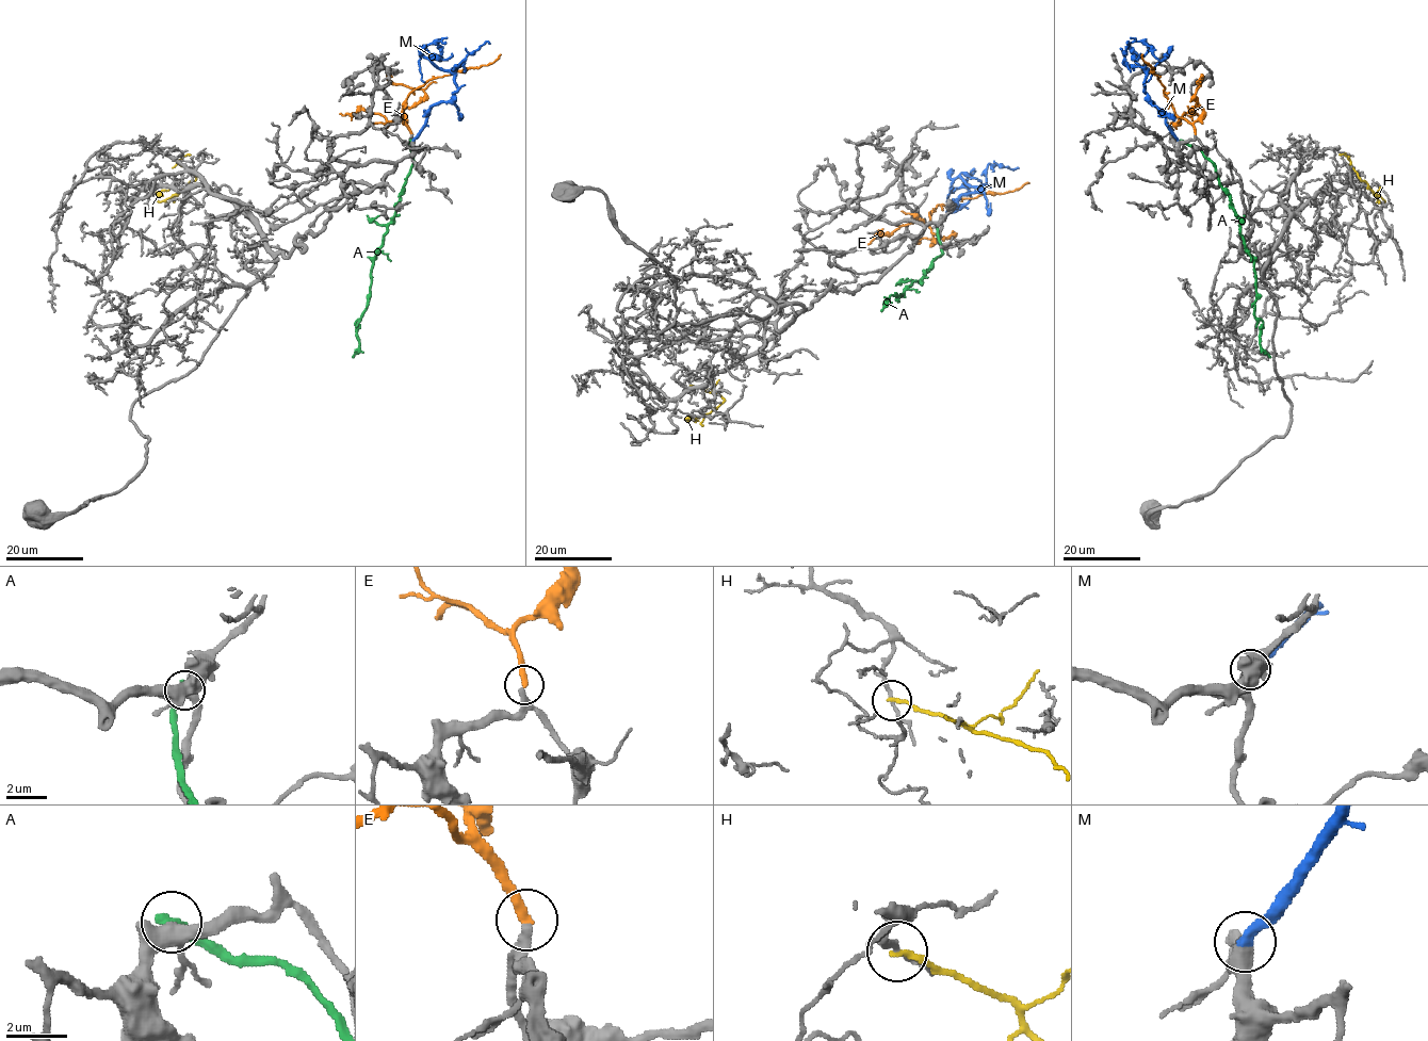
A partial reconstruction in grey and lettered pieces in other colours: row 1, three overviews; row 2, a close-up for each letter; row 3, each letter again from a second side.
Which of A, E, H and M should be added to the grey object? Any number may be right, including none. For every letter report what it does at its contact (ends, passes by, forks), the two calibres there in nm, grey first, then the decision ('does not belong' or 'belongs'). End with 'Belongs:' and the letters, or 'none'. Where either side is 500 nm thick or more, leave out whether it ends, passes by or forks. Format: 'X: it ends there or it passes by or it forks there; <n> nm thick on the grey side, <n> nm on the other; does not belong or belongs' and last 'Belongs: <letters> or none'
A: it ends there; 400 nm thick on the grey side, 400 nm on the other; does not belong
E: it ends there; 340 nm thick on the grey side, 320 nm on the other; does not belong
H: it ends there; 150 nm thick on the grey side, 180 nm on the other; does not belong
M: it ends there; 400 nm thick on the grey side, 360 nm on the other; belongs
Belongs: M

